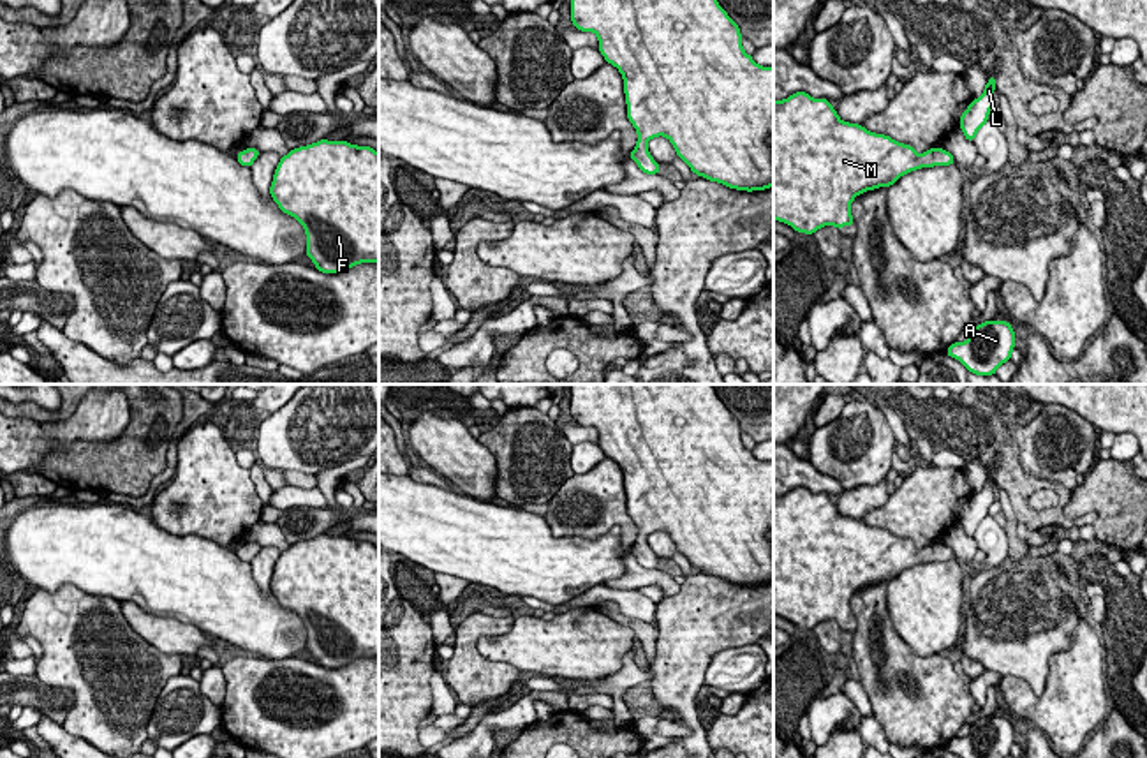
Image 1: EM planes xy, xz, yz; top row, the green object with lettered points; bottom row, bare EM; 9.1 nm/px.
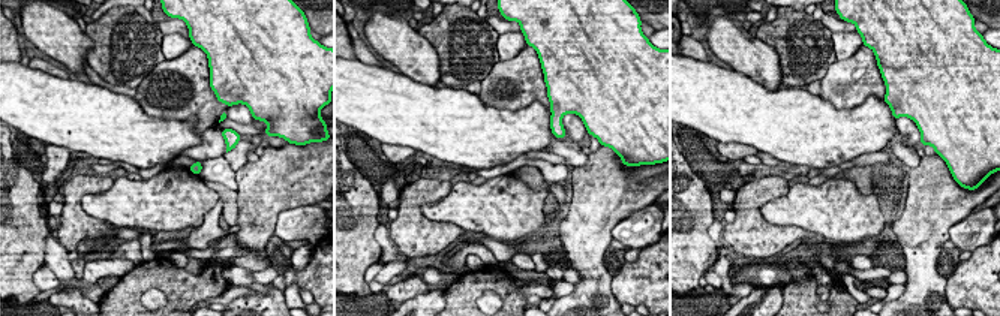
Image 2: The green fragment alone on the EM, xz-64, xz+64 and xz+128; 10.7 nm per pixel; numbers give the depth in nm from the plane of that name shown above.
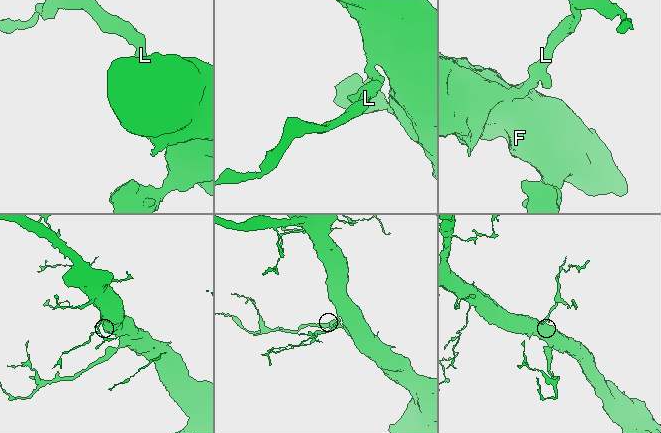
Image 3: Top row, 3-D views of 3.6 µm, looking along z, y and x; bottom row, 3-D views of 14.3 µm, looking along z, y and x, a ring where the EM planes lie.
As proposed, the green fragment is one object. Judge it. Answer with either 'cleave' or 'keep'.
keep

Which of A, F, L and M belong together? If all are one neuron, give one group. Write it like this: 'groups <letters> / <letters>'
groups A F L M

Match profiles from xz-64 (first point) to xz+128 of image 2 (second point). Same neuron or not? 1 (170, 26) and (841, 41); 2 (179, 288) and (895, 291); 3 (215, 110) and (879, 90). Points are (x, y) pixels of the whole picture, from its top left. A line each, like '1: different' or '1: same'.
1: different
2: different
3: same

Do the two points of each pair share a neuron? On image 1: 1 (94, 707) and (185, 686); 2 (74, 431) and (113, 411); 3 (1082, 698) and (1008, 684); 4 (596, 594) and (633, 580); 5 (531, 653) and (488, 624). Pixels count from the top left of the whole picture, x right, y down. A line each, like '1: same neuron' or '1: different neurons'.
1: different neurons
2: same neuron
3: same neuron
4: different neurons
5: different neurons

